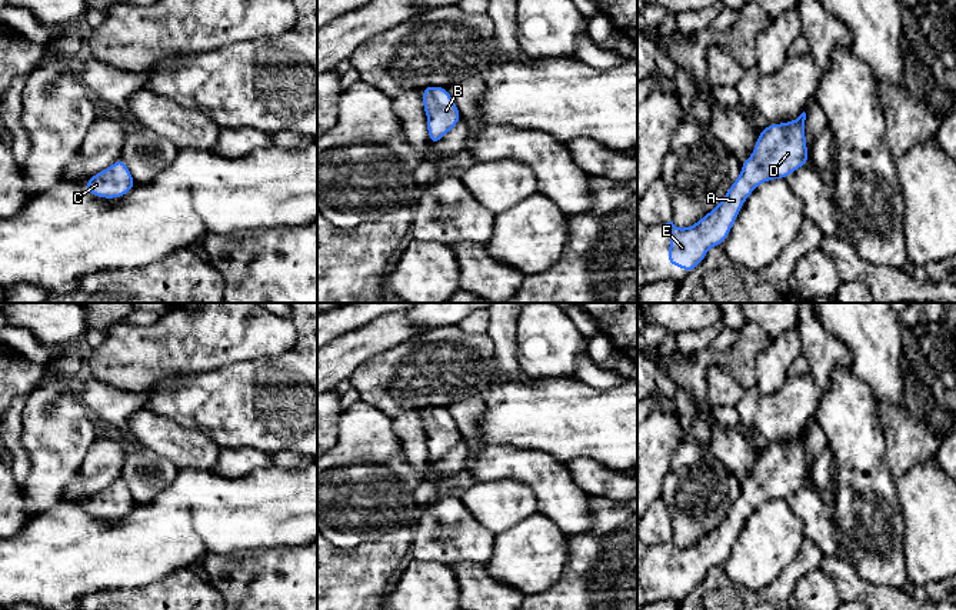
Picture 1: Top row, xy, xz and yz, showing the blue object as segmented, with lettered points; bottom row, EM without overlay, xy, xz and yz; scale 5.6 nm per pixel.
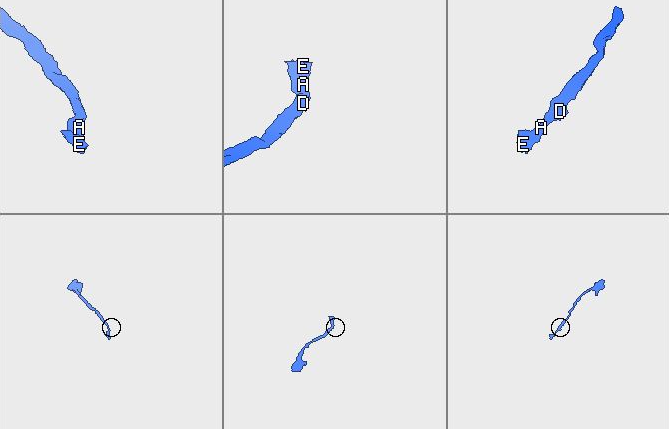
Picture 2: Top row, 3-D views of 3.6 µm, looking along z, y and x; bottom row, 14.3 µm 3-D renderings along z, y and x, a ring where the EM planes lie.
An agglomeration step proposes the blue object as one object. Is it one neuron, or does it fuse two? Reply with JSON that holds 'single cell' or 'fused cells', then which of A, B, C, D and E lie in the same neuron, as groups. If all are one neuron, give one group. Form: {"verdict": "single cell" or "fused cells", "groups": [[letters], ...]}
{"verdict": "single cell", "groups": [["A", "B", "C", "D", "E"]]}

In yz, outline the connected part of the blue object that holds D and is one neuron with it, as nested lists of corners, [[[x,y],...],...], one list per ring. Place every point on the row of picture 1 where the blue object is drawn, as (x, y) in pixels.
[[[806,113],[789,123],[773,124],[759,133],[752,156],[742,163],[740,176],[732,183],[725,199],[696,224],[677,229],[666,223],[672,233],[667,266],[679,266],[686,274],[696,269],[712,246],[722,246],[753,190],[773,179],[789,174],[809,163],[805,134]]]

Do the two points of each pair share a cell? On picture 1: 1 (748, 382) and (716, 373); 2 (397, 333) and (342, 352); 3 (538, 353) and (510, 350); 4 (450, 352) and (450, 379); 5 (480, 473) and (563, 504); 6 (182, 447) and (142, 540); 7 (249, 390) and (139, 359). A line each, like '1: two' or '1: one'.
1: two
2: one
3: two
4: one
5: one
6: two
7: two

